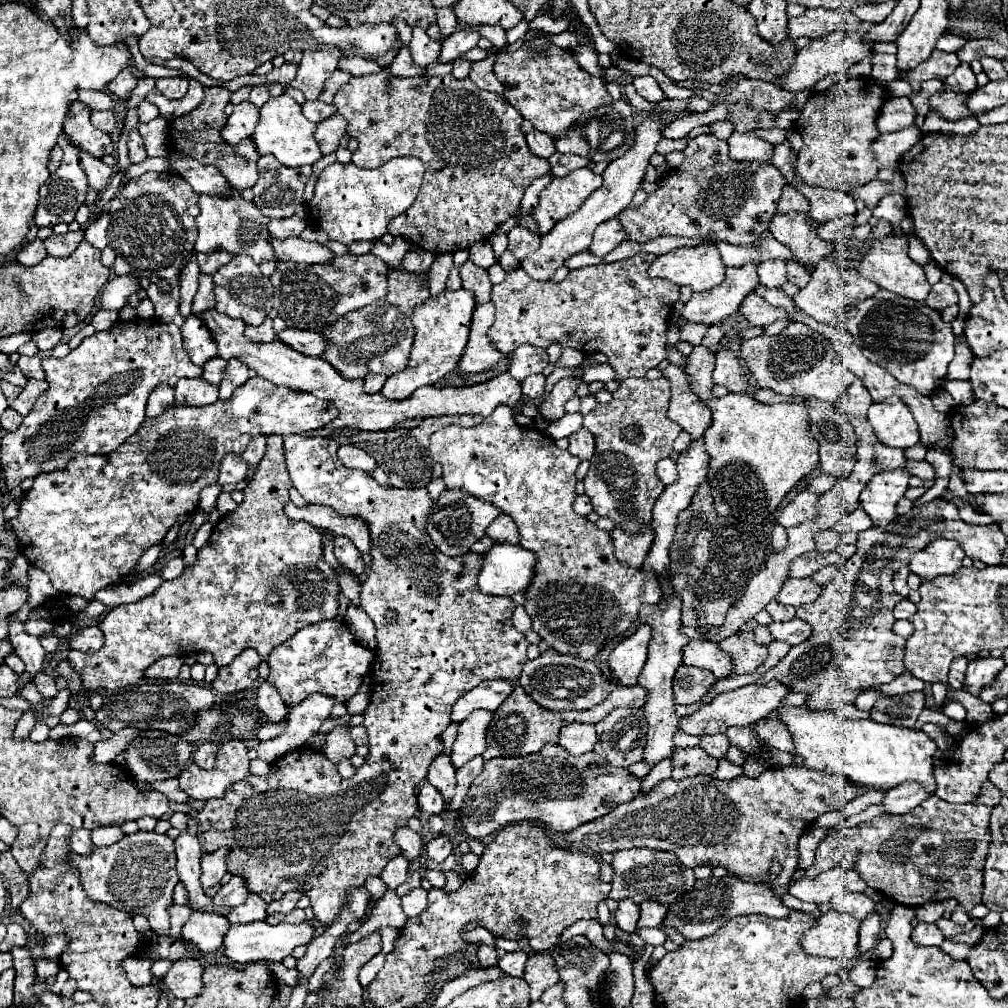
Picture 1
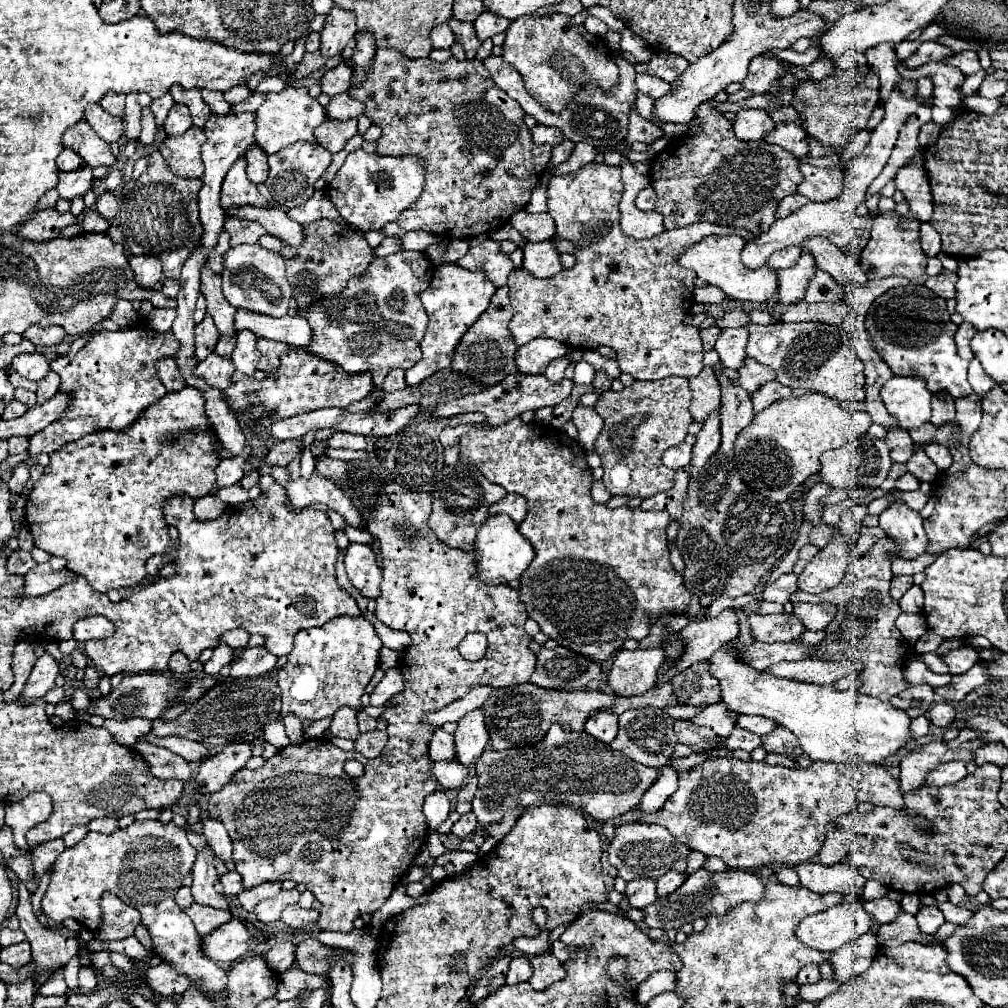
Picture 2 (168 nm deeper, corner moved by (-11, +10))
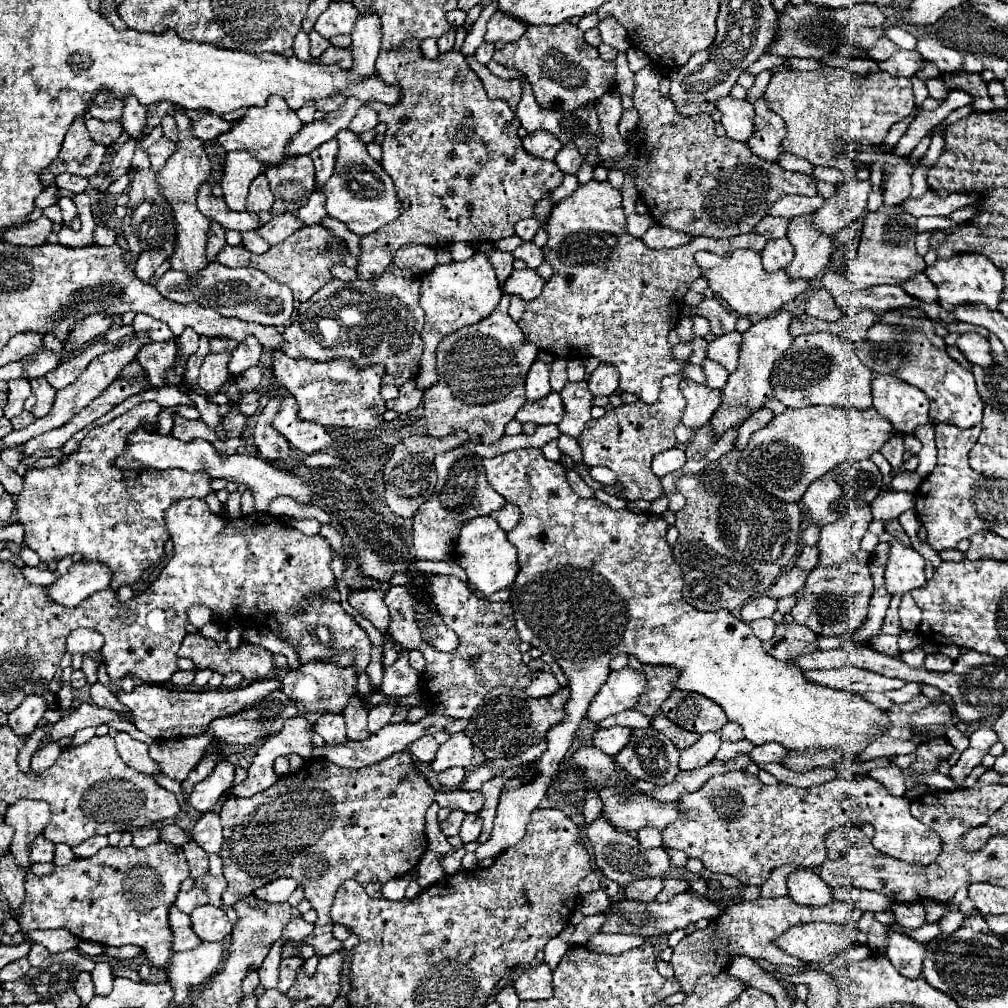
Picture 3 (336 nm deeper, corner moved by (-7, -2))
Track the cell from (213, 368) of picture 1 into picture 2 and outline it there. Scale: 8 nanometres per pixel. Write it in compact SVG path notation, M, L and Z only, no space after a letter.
M221 336L219 338L219 342L217 342L217 346L215 346L215 352L219 354L219 356L223 356L223 358L231 358L231 354L233 354L233 350L235 350L235 338L229 338L229 336Z

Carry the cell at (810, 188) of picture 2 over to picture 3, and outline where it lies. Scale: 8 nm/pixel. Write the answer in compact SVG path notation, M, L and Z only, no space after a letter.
M783 196L781 200L773 202L769 208L769 216L781 216L781 218L795 218L801 214L813 214L817 208L821 208L825 200L821 196L805 198L805 196Z

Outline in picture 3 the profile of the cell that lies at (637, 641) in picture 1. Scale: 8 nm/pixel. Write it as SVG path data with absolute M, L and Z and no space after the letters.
M629 666L623 670L611 672L607 682L601 686L601 690L595 694L593 702L589 704L585 720L599 722L607 716L633 708L633 704L637 702L637 696L641 692L645 692L643 672L637 672Z

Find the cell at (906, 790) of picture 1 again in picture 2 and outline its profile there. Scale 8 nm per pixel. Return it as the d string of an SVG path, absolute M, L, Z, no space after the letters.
M943 762L937 764L933 770L929 770L925 774L925 786L933 786L933 788L941 788L941 786L949 786L955 784L959 780L963 780L967 776L965 770L965 762Z

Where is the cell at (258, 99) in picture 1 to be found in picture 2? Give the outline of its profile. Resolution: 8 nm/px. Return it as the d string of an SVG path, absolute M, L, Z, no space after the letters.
M253 92L247 100L235 104L233 106L233 112L255 112L263 104L263 100L265 100L265 94L263 92Z

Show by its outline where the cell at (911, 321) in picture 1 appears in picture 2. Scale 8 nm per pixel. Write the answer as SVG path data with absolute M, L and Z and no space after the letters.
M921 284L895 286L877 298L865 318L865 328L871 346L879 352L885 364L897 376L921 376L927 388L935 392L949 392L953 398L969 396L973 390L967 382L969 362L961 360L955 346L957 324L951 322L947 302Z

